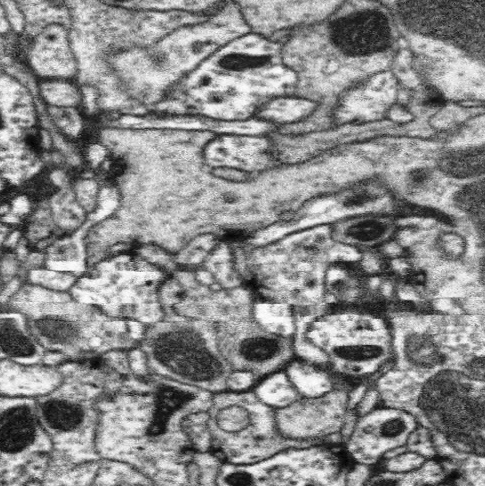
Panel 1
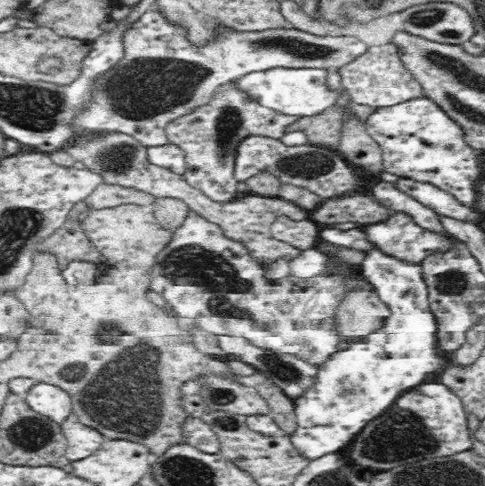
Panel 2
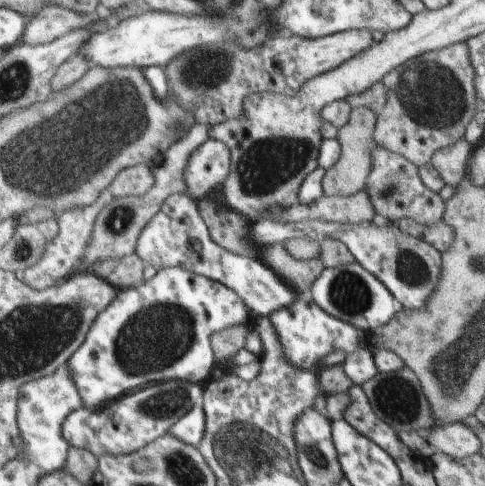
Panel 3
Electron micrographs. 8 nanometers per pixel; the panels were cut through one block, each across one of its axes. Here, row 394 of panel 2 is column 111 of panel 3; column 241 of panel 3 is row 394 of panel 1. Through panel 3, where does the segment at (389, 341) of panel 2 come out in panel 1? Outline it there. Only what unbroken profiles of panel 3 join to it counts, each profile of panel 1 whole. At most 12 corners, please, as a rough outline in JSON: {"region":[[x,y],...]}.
{"region":[[312,366],[308,374],[284,368],[302,400],[332,392],[328,370]]}

